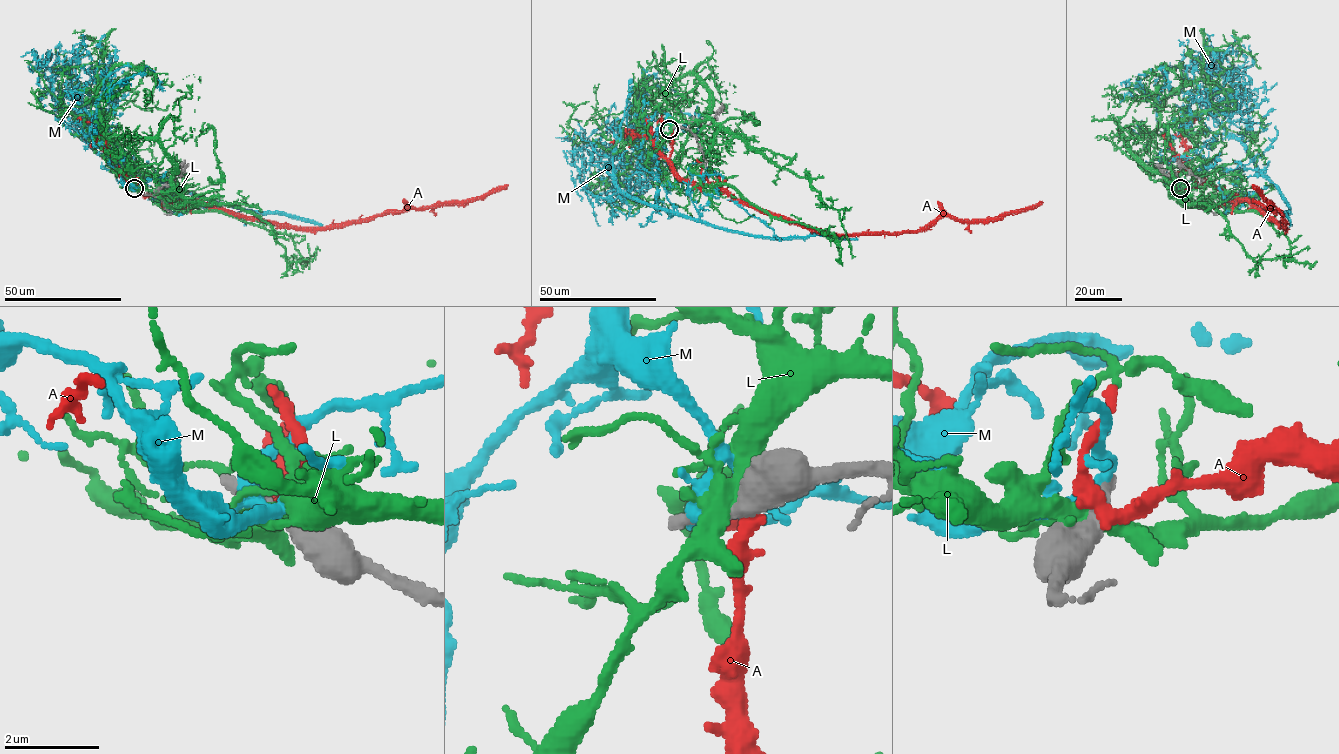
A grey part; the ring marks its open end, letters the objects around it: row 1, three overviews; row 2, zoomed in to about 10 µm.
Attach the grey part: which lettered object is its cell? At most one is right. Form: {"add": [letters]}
{"add": []}

